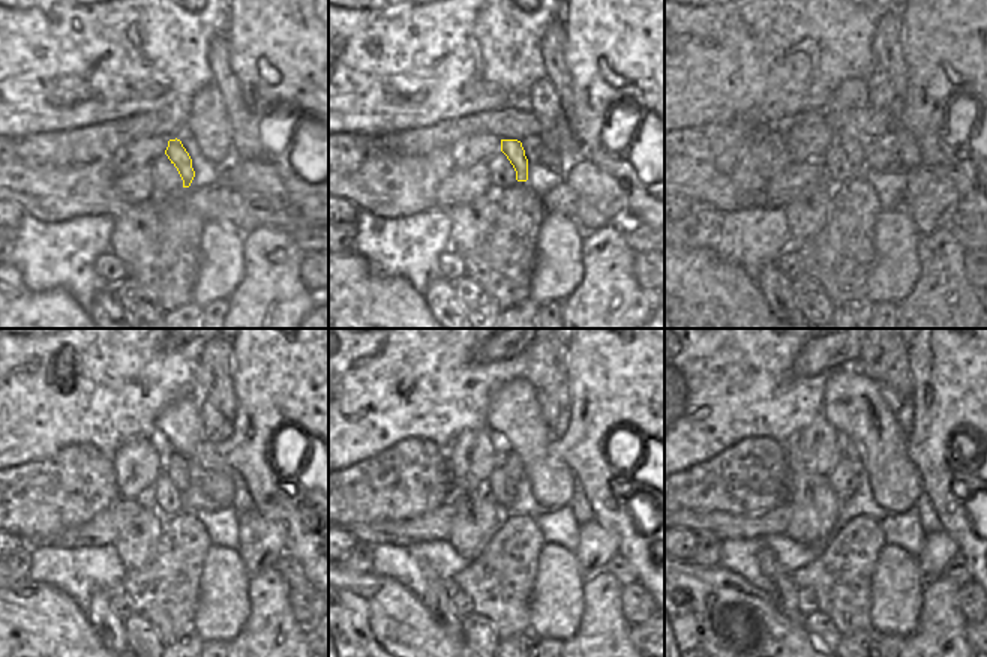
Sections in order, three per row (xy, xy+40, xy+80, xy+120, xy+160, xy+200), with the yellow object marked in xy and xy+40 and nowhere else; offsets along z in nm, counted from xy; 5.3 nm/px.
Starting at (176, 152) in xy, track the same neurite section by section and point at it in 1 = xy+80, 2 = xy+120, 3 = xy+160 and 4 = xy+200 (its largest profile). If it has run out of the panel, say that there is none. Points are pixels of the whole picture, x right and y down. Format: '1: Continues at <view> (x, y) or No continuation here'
1: Continues at xy+80 (854, 150)
2: Continues at xy+120 (174, 465)
3: Continues at xy+160 (510, 461)
4: Continues at xy+200 (851, 449).

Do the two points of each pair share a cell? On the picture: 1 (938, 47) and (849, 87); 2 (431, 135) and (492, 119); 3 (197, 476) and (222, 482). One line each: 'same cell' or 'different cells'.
1: different cells
2: same cell
3: same cell

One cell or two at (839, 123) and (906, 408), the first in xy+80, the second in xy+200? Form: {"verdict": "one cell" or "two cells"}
{"verdict": "two cells"}

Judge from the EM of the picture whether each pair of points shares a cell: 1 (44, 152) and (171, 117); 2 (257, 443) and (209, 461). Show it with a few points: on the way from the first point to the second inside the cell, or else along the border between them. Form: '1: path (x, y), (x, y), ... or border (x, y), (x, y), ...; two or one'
1: path (75, 147), (99, 143), (140, 126); one
2: path (245, 450), (221, 456); one

